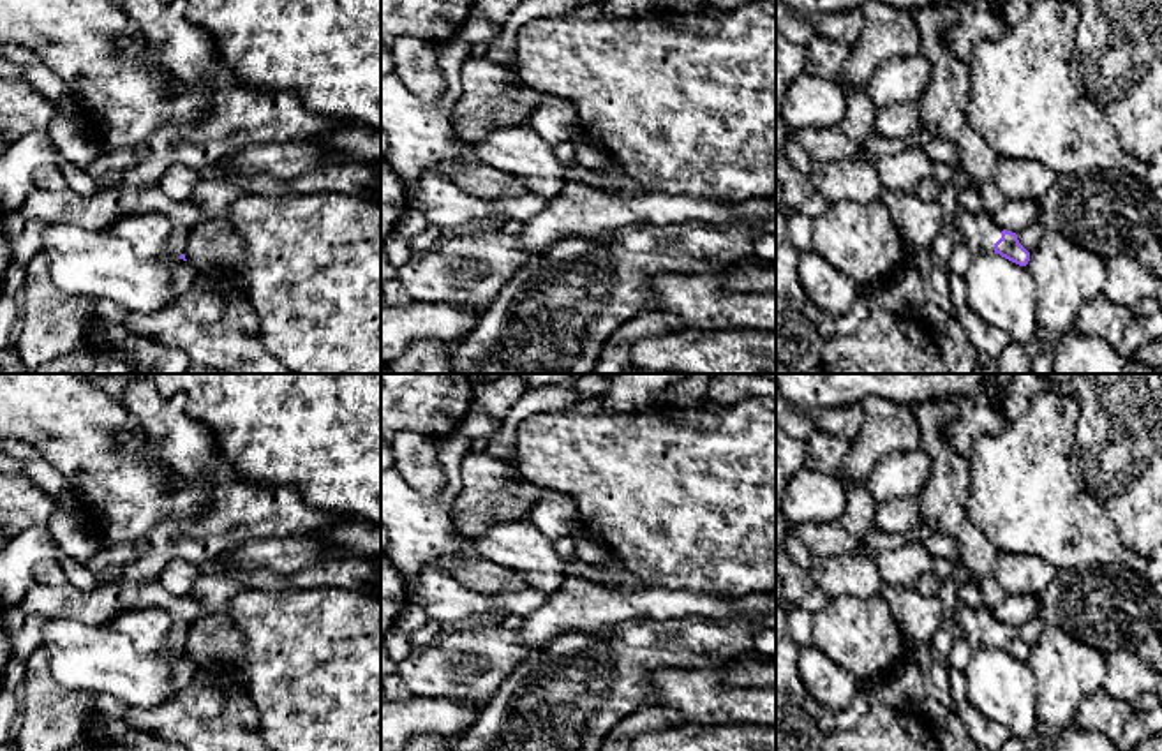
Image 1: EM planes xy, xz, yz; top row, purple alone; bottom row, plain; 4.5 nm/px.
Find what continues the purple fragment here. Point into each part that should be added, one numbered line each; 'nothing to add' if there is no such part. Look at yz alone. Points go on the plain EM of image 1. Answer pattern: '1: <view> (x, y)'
1: yz (977, 626)

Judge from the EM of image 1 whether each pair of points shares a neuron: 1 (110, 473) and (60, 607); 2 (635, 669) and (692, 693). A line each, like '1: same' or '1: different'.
1: different
2: different

